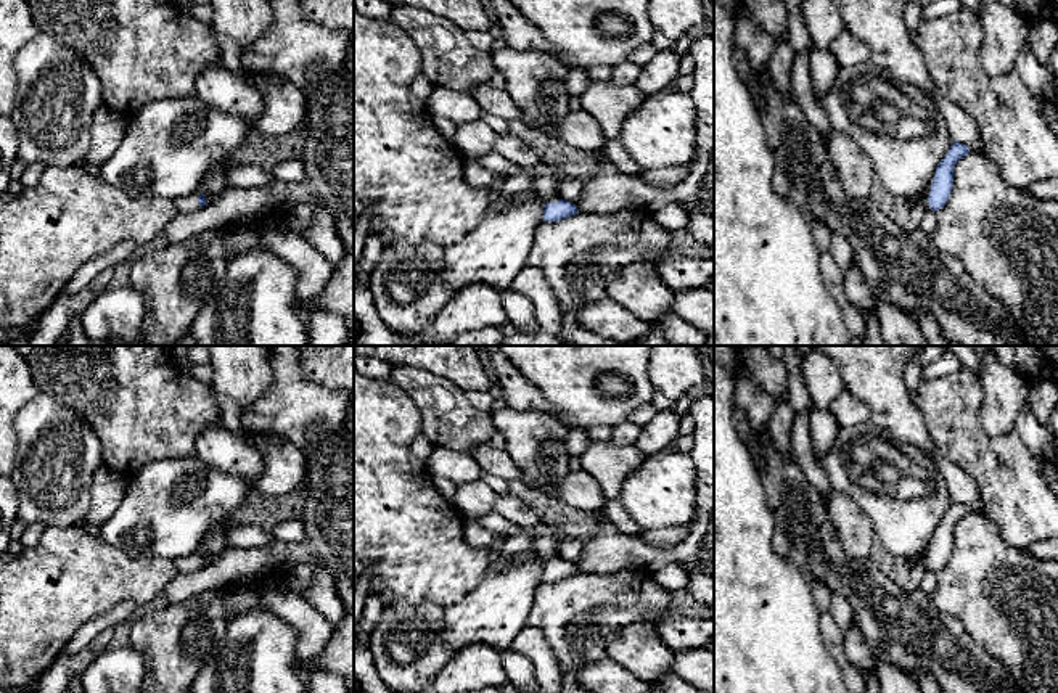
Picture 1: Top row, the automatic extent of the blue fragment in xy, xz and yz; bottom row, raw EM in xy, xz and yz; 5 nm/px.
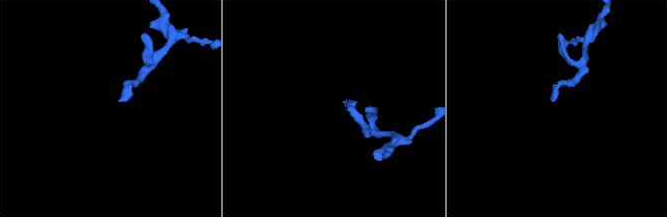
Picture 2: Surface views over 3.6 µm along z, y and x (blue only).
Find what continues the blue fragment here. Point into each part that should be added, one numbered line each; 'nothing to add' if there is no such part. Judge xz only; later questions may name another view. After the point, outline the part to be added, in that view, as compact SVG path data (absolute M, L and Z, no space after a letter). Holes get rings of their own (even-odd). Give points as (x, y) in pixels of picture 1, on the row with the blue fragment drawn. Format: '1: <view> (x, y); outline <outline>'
1: xz (513, 150); outline M510 132L498 135L494 151L503 156L510 164L529 167L535 175L535 185L542 193L545 204L563 199L558 195L558 183L552 175L552 169L542 161L524 141Z

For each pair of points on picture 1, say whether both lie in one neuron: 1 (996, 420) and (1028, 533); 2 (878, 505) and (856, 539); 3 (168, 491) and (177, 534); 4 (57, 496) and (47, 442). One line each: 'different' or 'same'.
1: different
2: different
3: same
4: same

